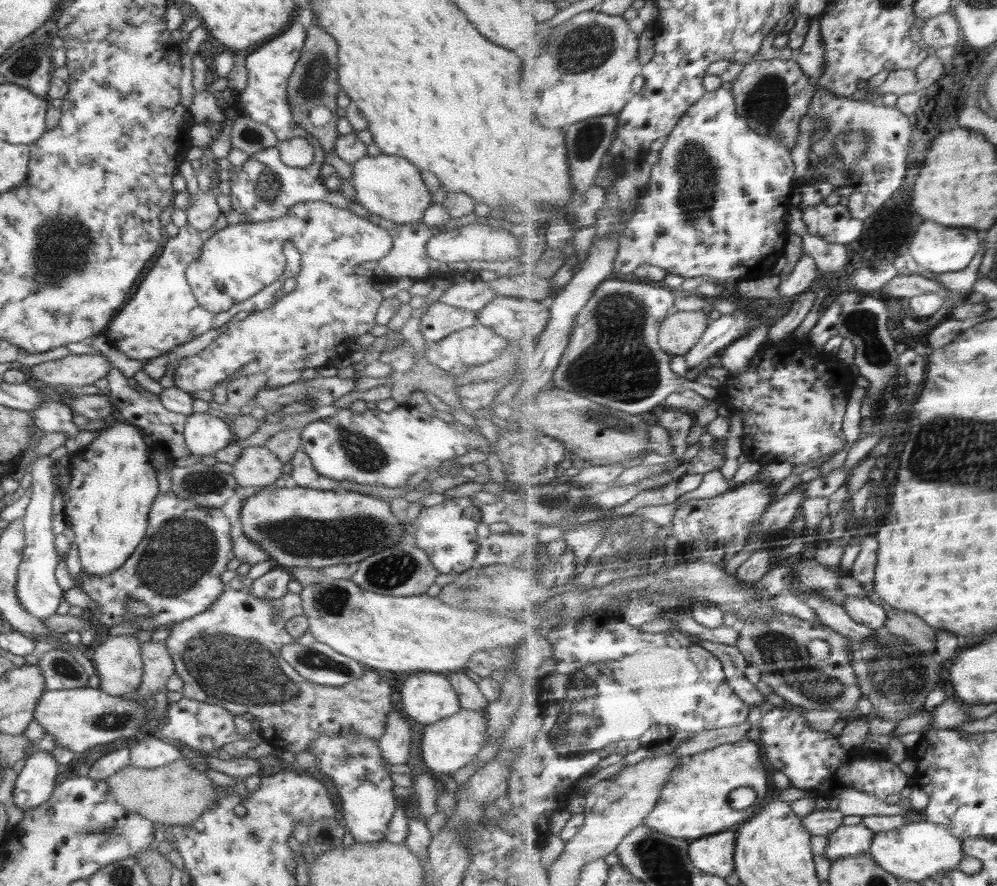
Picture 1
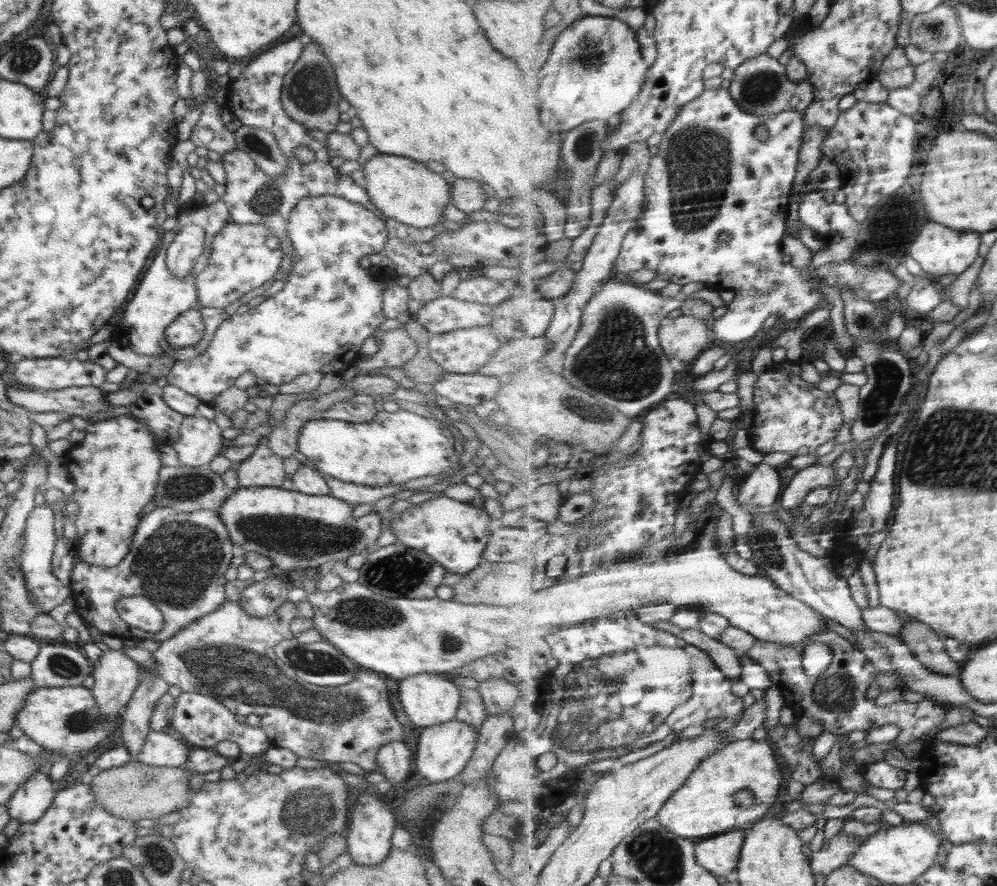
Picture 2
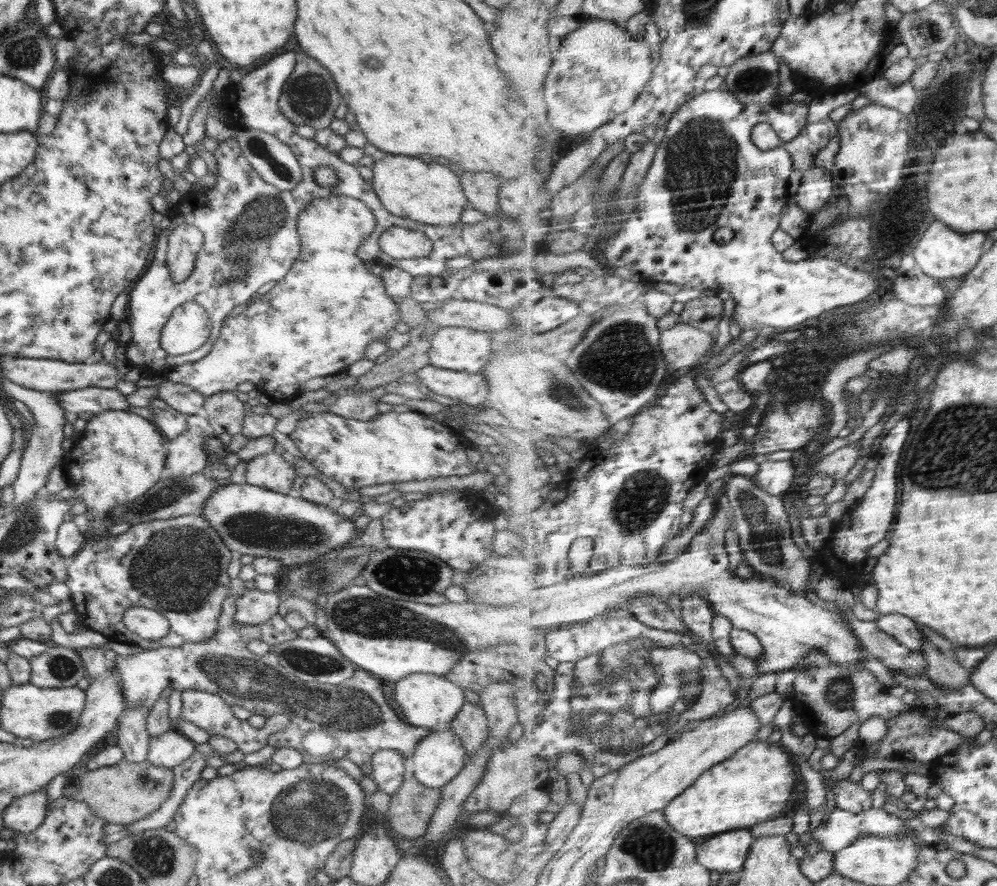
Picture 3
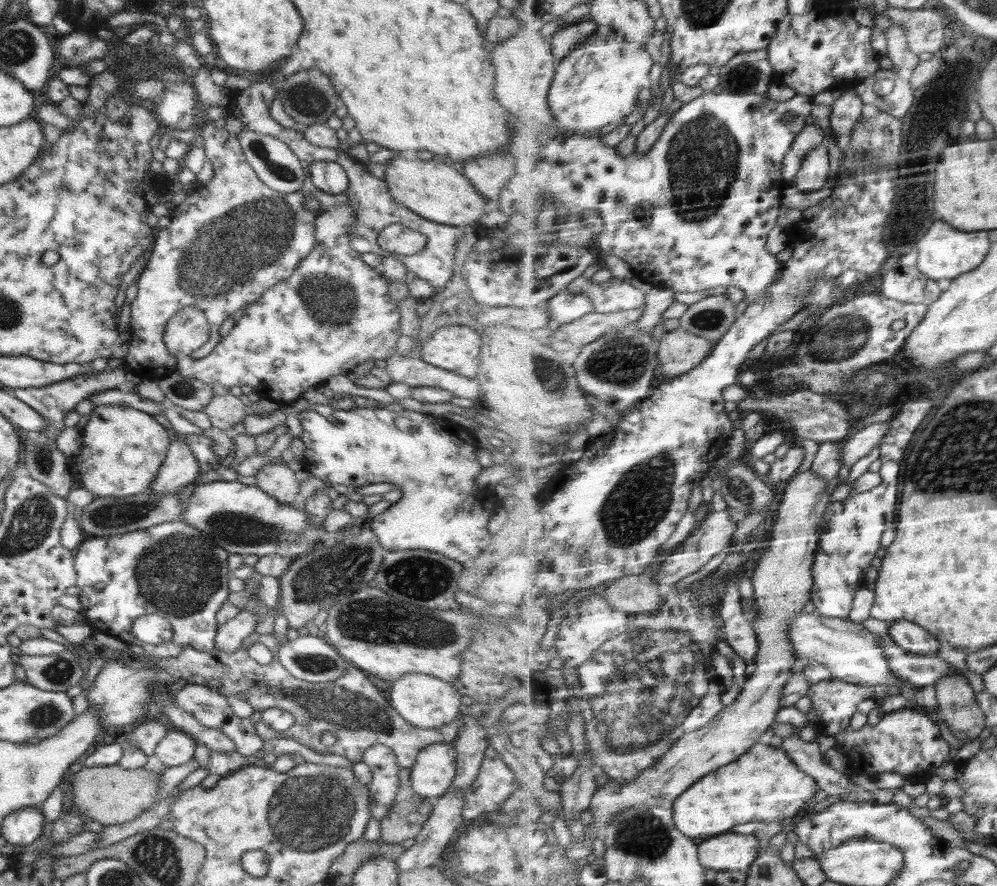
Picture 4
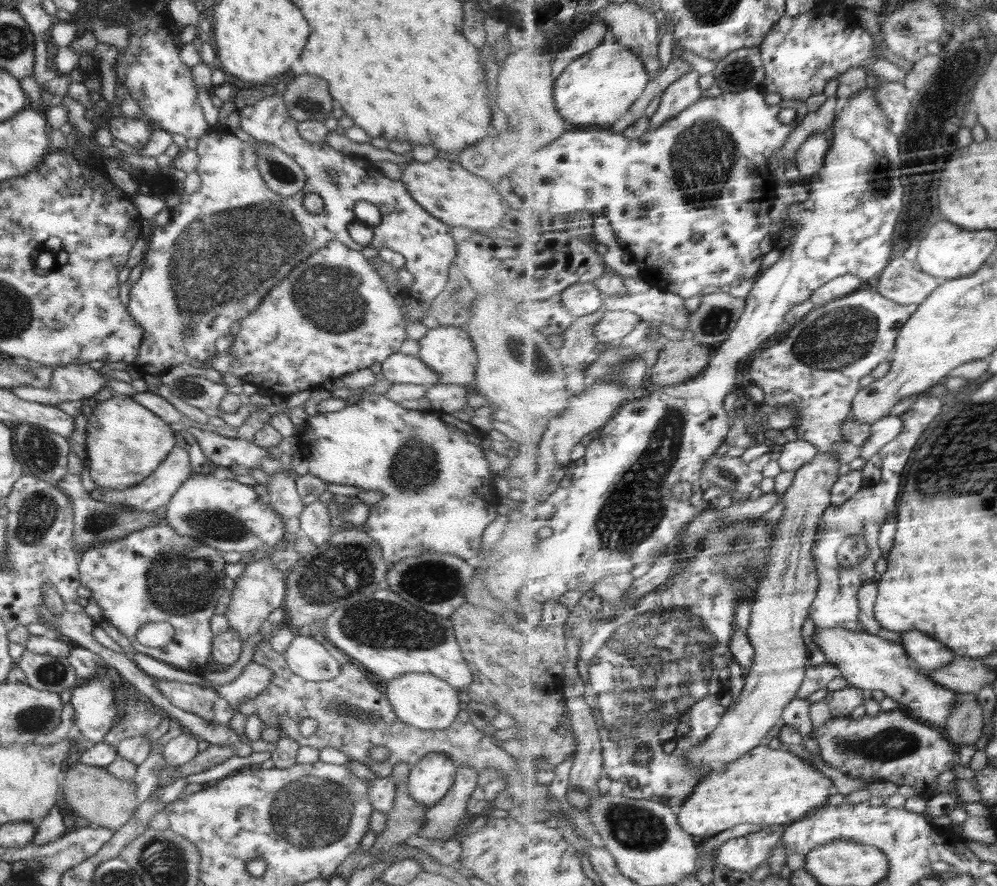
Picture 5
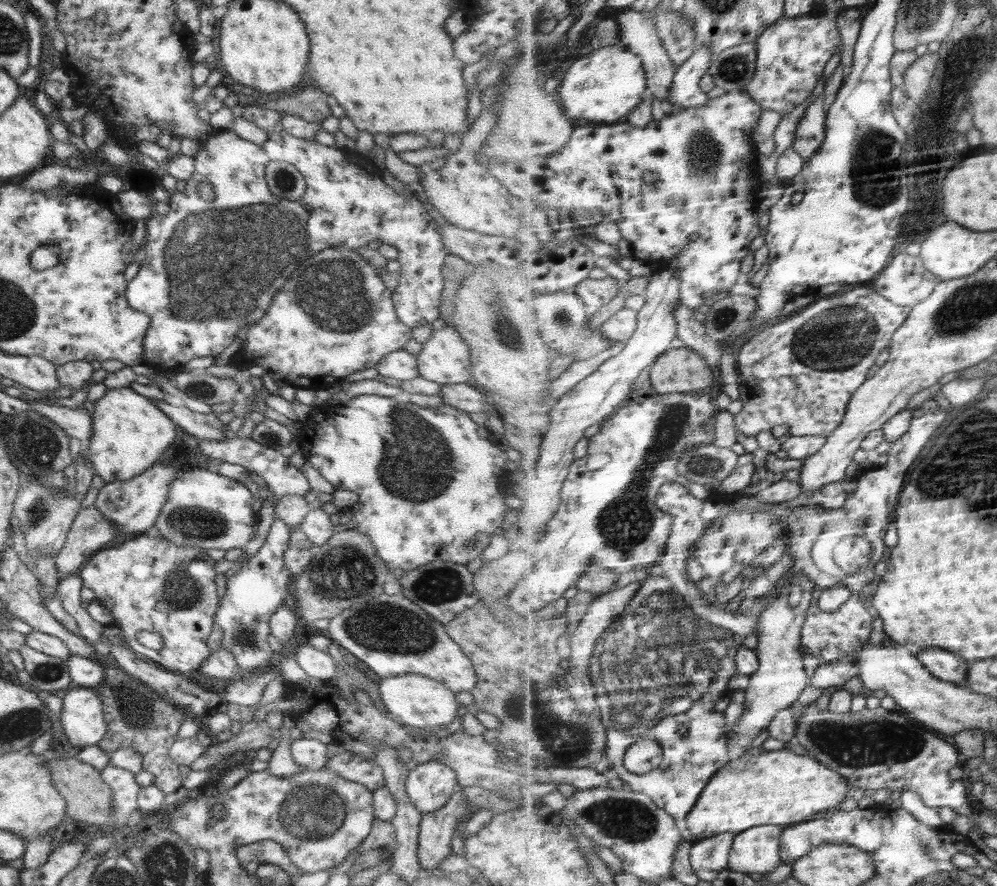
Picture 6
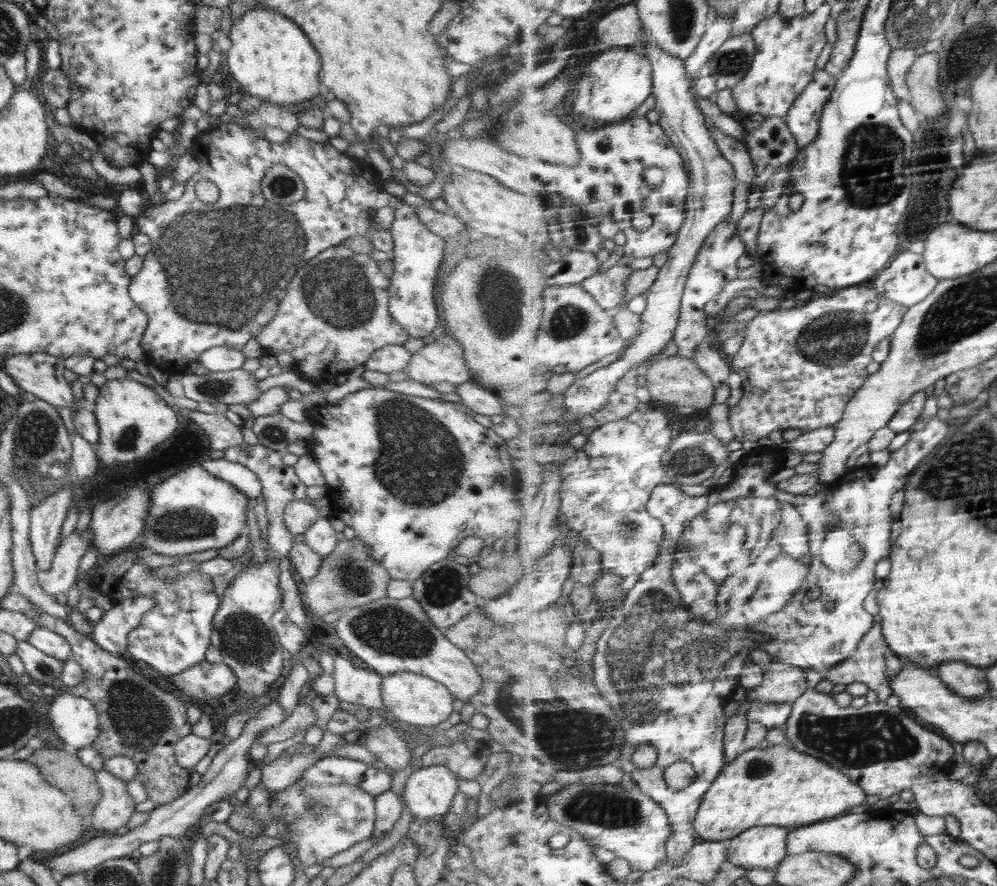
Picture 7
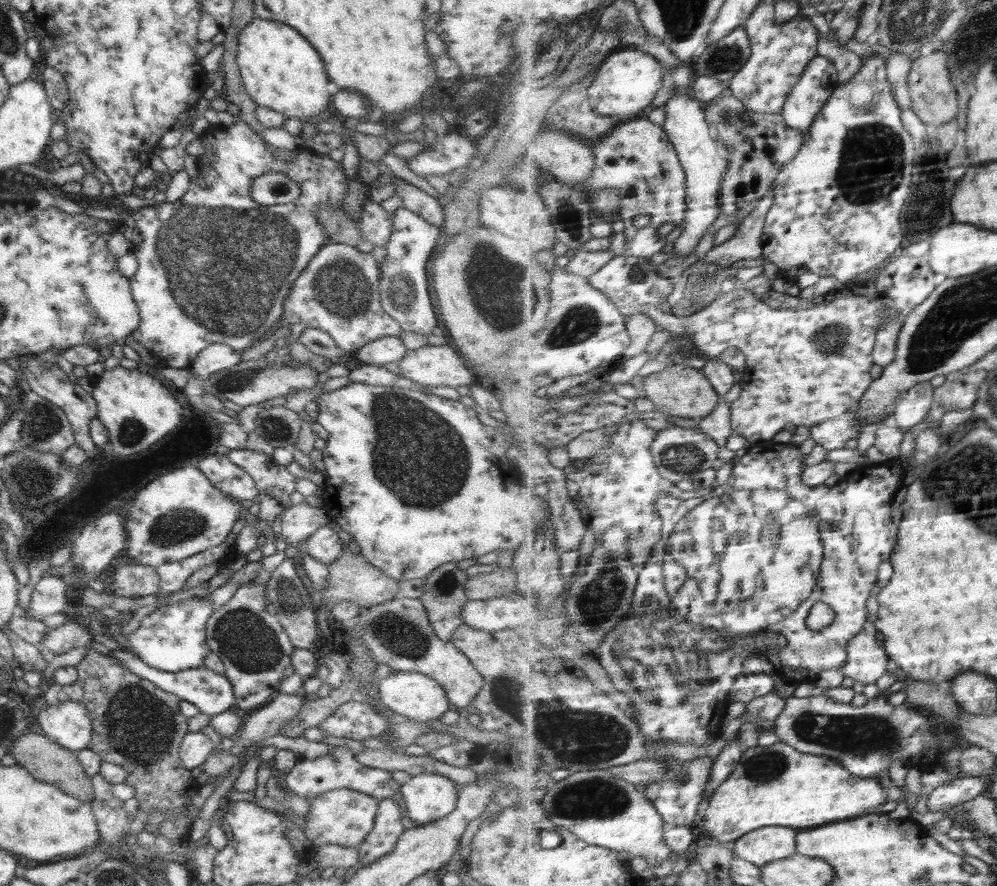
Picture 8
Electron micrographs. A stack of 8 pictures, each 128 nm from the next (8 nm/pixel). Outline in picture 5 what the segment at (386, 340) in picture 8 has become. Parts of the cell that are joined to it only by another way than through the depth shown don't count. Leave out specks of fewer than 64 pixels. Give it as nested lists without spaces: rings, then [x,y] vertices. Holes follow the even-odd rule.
[[[398,351],[391,354],[381,363],[381,372],[385,380],[394,384],[422,384],[438,383],[440,375],[432,371],[420,358],[402,354]]]

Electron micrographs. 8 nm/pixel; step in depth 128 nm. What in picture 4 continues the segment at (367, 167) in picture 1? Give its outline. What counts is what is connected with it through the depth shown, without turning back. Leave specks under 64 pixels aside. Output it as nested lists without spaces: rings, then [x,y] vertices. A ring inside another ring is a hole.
[[[396,156],[386,163],[384,172],[383,180],[388,184],[390,197],[401,208],[412,210],[426,220],[461,228],[467,225],[478,227],[479,219],[490,208],[462,171],[453,165],[448,166],[437,157],[408,160]]]

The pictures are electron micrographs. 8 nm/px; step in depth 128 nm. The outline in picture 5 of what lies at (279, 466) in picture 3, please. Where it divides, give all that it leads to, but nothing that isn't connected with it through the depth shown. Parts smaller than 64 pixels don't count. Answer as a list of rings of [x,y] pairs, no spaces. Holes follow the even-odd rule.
[[[276,472],[269,478],[266,486],[269,506],[286,520],[298,518],[305,505],[296,491],[295,475],[287,472]]]

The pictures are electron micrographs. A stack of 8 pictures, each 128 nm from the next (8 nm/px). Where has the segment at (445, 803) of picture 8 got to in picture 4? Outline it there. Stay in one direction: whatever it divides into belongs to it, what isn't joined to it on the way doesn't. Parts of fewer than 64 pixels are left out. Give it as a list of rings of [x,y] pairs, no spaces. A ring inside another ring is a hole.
[[[434,742],[417,754],[410,768],[410,785],[416,794],[435,800],[450,788],[455,776],[455,745]]]

